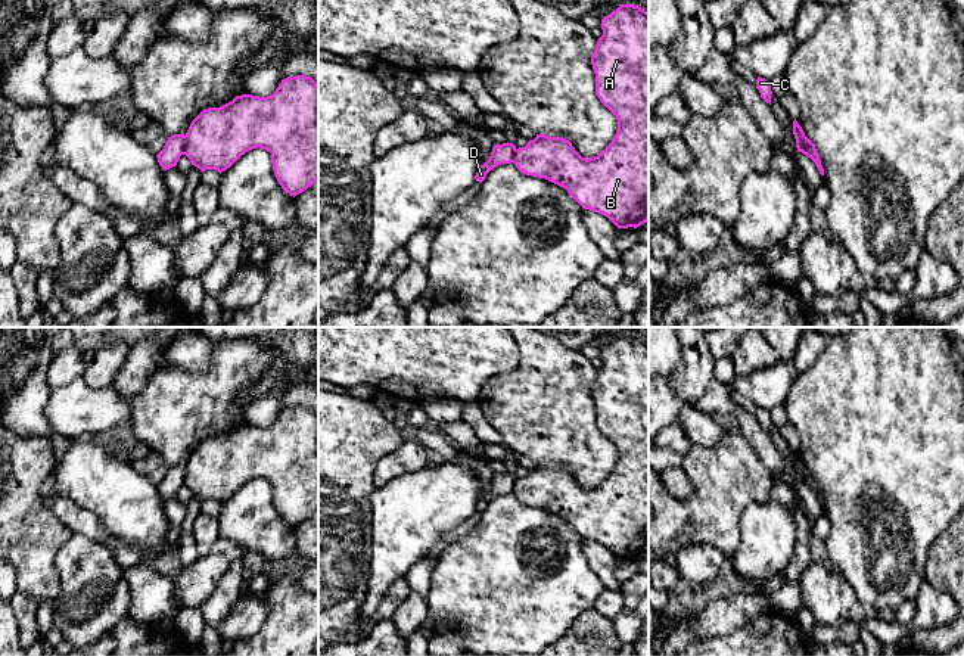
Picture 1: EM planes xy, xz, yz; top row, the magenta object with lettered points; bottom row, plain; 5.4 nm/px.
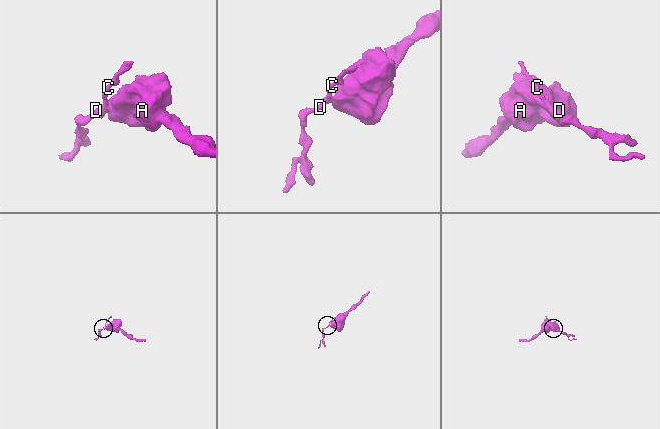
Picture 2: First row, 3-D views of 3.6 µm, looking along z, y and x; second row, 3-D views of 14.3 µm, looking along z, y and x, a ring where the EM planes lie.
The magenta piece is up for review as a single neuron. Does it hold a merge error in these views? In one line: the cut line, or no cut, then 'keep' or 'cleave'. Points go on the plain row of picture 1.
cut xy (186, 466), (183, 484); cleave

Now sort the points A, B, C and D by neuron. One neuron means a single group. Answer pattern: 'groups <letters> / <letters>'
groups A B / C D

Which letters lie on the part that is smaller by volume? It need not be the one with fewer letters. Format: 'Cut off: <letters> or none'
Cut off: C, D

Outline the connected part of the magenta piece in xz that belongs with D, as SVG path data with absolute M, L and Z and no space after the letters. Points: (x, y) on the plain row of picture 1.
M513 473L494 475L489 489L478 498L475 510L482 513L486 504L501 495L511 494L514 488L516 476Z

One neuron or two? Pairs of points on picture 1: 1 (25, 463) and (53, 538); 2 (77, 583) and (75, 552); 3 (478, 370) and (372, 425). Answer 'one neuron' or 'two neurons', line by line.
1: one neuron
2: one neuron
3: two neurons

